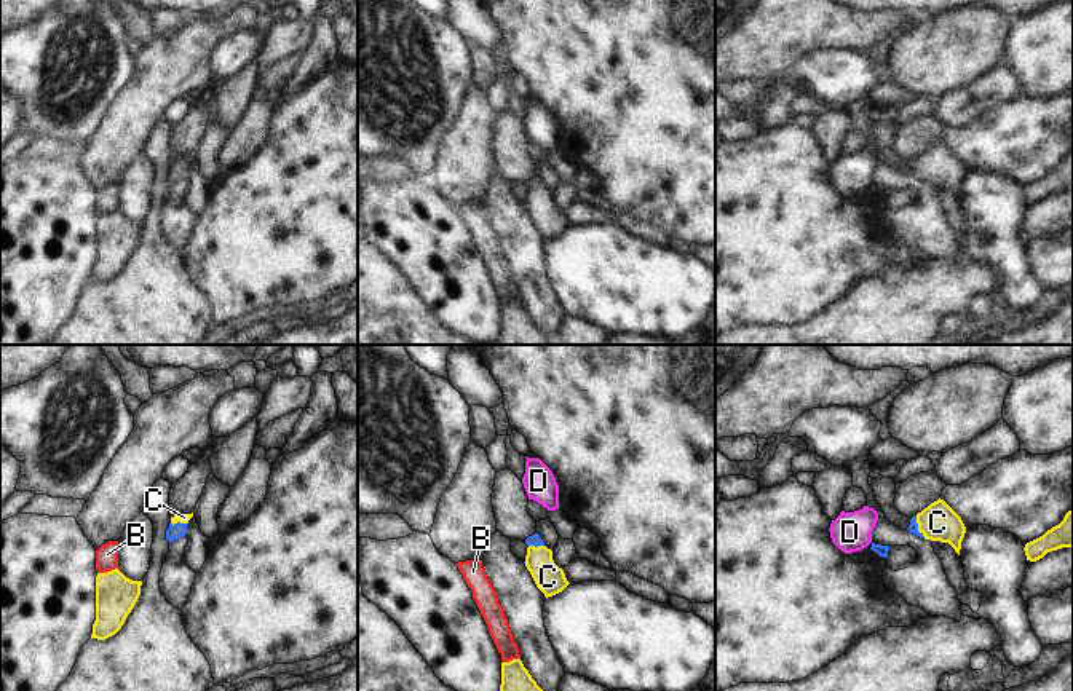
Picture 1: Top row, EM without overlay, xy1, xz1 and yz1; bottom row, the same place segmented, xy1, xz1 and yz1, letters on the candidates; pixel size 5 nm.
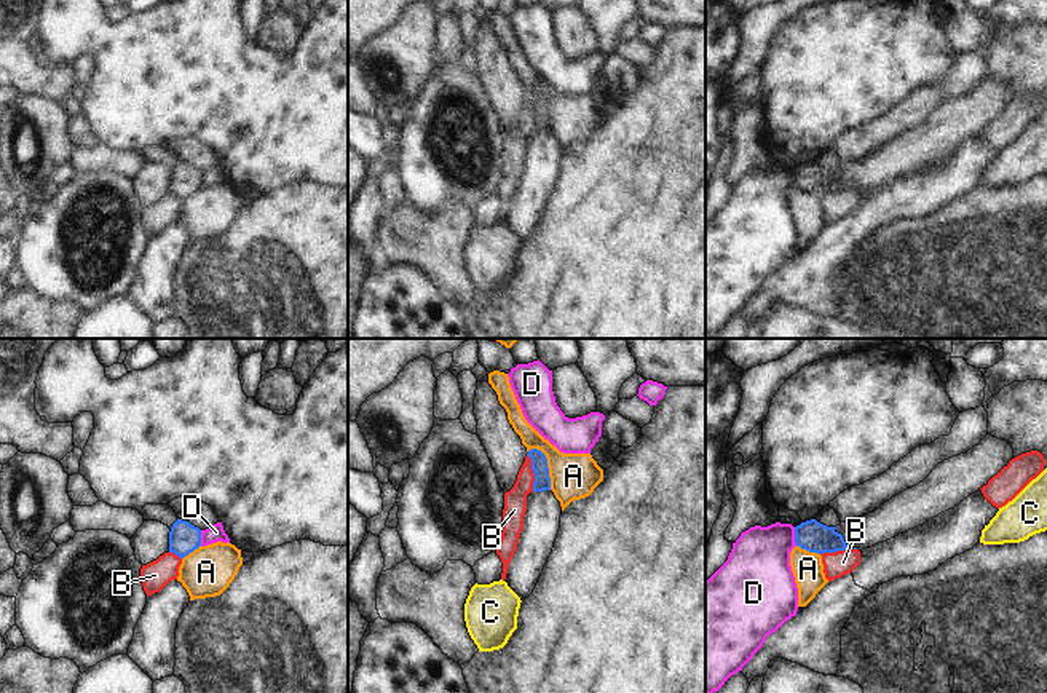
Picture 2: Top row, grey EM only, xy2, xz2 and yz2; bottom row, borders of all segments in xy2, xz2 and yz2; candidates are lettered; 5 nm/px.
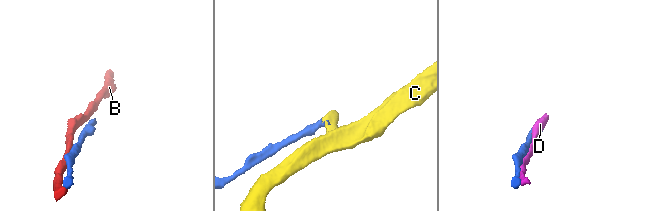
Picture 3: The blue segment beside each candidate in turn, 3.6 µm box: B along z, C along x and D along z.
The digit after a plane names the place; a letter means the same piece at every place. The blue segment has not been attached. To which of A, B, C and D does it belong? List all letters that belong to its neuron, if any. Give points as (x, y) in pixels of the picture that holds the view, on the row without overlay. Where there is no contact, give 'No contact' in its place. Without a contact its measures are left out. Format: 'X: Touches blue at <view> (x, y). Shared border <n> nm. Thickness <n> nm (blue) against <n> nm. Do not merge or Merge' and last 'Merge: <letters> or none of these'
A: Touches blue at xz2 (546, 107). Shared border 240 nm. Thickness 80 nm (blue) against 240 nm. Do not merge
B: Touches blue at xz2 (533, 115). Shared border 190 nm. Thickness 80 nm (blue) against 110 nm. Do not merge
C: Touches blue at yz1 (917, 169). Shared border 120 nm. Thickness 50 nm (blue) against 190 nm. Merge
D: Touches blue at yz2 (795, 179). Shared border 100 nm. Thickness 160 nm (blue) against 320 nm. Do not merge
Merge: C

